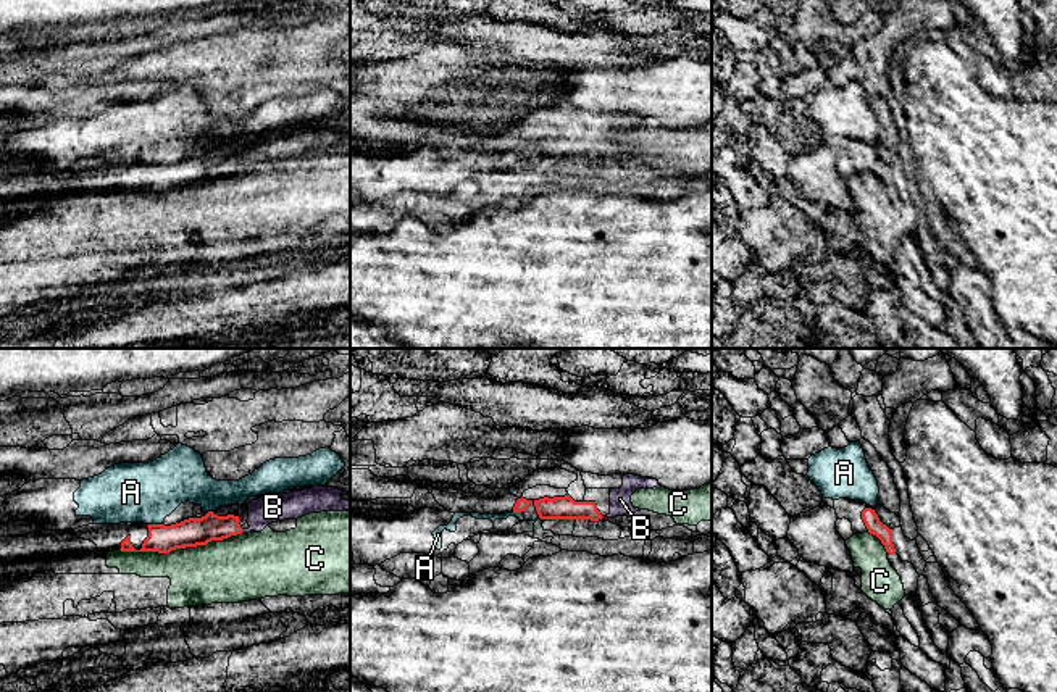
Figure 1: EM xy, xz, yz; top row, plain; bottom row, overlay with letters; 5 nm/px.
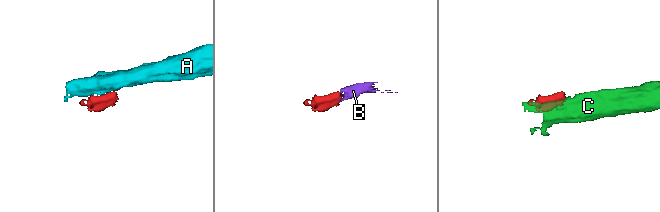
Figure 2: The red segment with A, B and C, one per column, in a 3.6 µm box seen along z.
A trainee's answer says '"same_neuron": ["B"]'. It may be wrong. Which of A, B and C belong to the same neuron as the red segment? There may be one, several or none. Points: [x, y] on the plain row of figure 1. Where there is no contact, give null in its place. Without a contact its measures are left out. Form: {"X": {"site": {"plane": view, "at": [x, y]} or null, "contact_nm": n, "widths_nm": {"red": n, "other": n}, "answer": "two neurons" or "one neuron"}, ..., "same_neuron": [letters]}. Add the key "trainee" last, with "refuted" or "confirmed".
{"A": {"site": {"plane": "xy", "at": [155, 163]}, "contact_nm": 70, "widths_nm": {"red": 140, "other": 300}, "answer": "two neurons"}, "B": {"site": {"plane": "xy", "at": [242, 168]}, "contact_nm": 30, "widths_nm": {"red": 140, "other": 140}, "answer": "one neuron"}, "C": {"site": {"plane": "xy", "at": [179, 186]}, "contact_nm": 600, "widths_nm": {"red": 140, "other": 320}, "answer": "two neurons"}, "same_neuron": ["B"], "trainee": "confirmed"}

